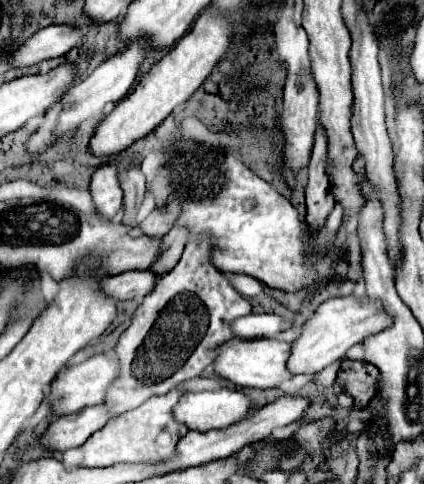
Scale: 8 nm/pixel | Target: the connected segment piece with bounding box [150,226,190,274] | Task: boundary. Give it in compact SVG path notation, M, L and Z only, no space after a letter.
M174 226L164 238L162 238L162 254L160 258L154 262L154 266L150 270L154 270L156 274L162 274L170 268L174 268L174 264L178 262L184 246L186 246L186 240L188 240L190 232L188 228L182 228L182 226Z

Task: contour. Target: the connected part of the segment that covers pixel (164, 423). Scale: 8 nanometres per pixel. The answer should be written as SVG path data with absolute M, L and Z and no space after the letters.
M172 388L164 396L154 396L142 406L120 414L118 418L110 420L102 430L94 432L90 440L82 446L84 460L82 466L112 466L118 462L156 462L166 460L174 454L174 446L180 440L180 434L186 434L186 424L174 420L174 404L178 404L184 390Z

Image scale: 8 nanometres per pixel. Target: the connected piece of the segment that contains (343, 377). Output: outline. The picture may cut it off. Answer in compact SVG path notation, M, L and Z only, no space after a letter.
M344 360L338 372L338 380L344 384L346 392L354 396L356 408L366 408L366 404L370 404L370 400L378 394L380 372L372 364Z

